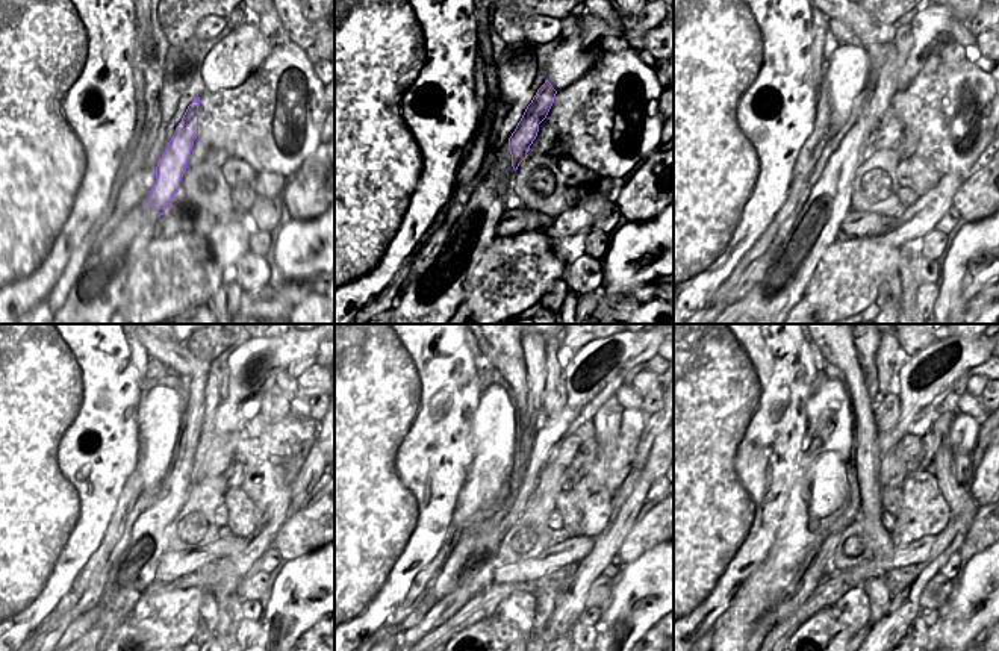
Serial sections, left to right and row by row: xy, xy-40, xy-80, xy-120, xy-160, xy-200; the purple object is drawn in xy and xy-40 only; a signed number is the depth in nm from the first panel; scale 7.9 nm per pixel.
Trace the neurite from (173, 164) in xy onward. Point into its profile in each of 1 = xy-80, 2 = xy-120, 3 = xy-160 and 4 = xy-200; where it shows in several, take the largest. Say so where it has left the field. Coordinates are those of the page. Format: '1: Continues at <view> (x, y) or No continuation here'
1: Continues at xy-80 (886, 85)
2: Continues at xy-120 (211, 389)
3: Continues at xy-160 (554, 355)
4: Continues at xy-200 (889, 358).

